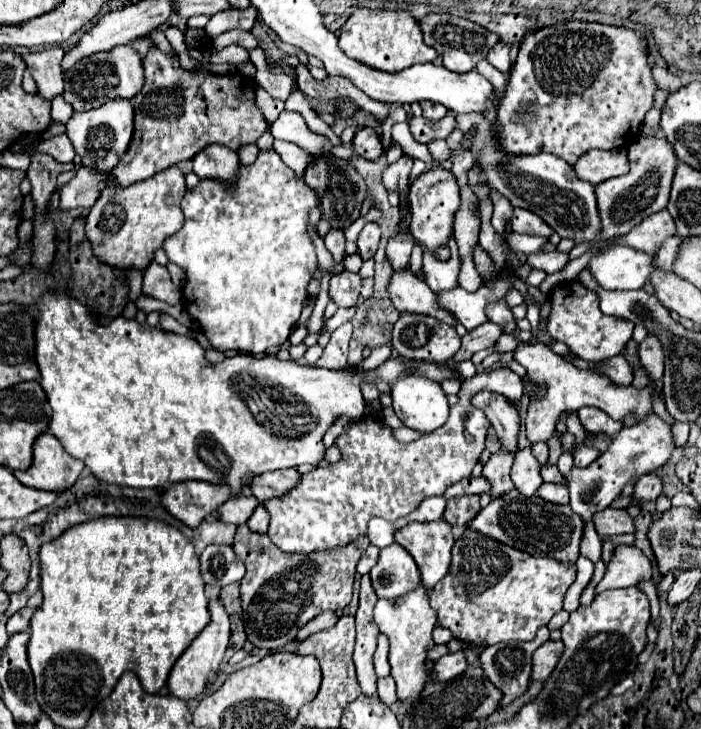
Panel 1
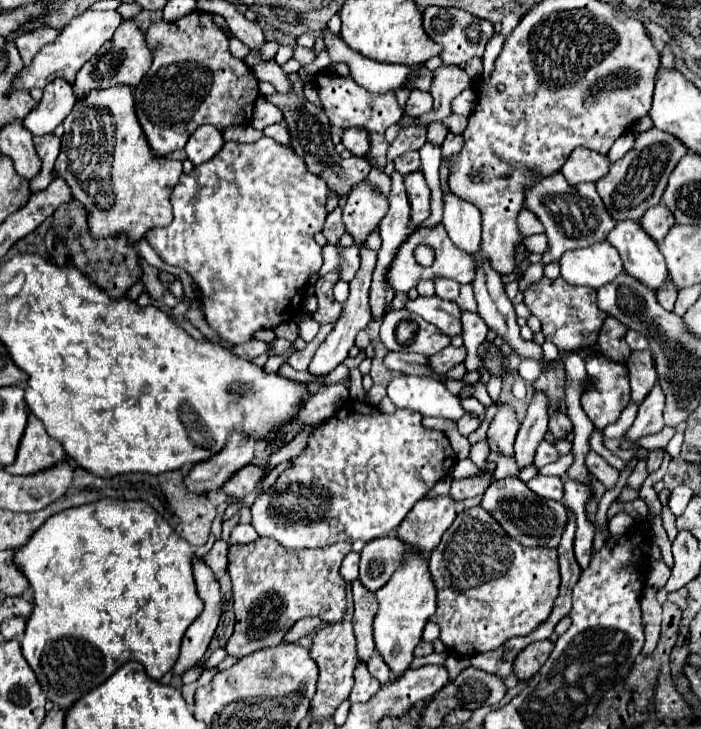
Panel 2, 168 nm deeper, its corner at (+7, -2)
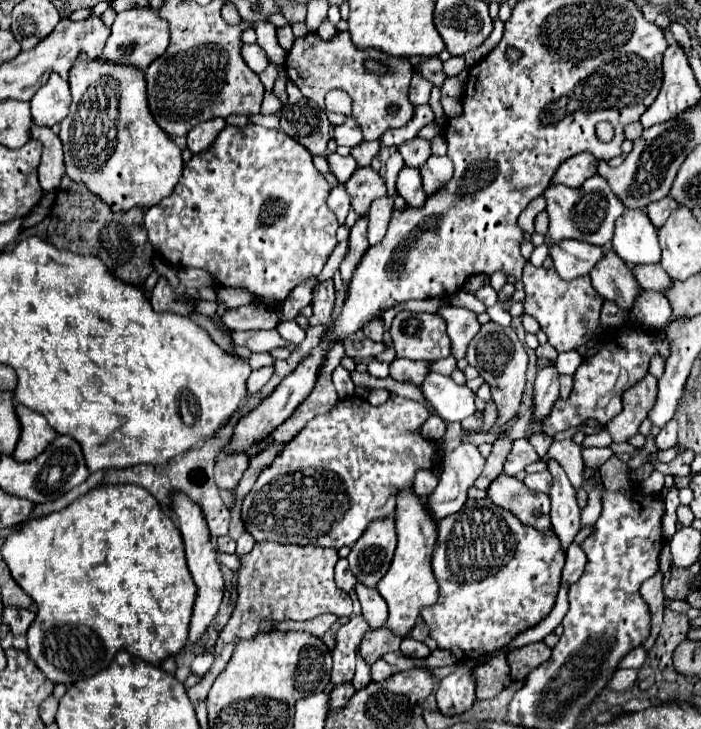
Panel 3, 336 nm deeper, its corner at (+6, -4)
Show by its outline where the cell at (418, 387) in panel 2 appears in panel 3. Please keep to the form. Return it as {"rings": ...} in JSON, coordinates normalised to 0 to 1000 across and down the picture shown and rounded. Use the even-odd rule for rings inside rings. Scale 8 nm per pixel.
{"rings":[[[611,512],[596,534],[636,580],[662,578],[679,564],[676,539],[665,528],[650,528],[642,517]]]}

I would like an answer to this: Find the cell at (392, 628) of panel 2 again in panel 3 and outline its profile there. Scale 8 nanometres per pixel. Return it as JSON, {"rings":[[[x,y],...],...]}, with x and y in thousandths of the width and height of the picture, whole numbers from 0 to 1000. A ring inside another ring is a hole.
{"rings":[[[573,674],[573,679],[568,679],[568,695],[565,695],[562,712],[565,712],[565,728],[568,728],[568,750],[565,750],[556,781],[548,789],[548,794],[536,802],[536,811],[553,827],[556,841],[553,841],[551,860],[556,860],[562,871],[576,877],[591,863],[599,846],[599,838],[605,833],[619,830],[625,822],[625,802],[613,781],[616,753],[622,748],[622,717],[619,712],[613,712],[605,684],[599,684],[591,674]]]}

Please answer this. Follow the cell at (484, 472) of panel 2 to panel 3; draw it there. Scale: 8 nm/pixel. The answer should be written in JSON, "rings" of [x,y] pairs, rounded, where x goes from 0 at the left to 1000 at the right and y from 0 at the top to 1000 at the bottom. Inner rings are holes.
{"rings":[[[710,602],[710,605],[705,608],[702,621],[699,621],[699,627],[693,630],[690,646],[688,646],[688,652],[679,657],[676,668],[690,671],[690,674],[696,671],[696,665],[716,649],[716,638],[719,638],[719,632],[722,632],[722,624],[725,624],[728,613],[730,613],[730,605],[728,605],[728,602]]]}

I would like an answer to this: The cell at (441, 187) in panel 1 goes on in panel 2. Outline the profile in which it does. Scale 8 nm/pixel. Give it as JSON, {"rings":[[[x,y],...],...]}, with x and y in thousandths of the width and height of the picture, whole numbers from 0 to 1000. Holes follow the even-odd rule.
{"rings":[[[601,235],[578,240],[575,251],[578,251],[578,259],[581,259],[583,278],[586,278],[586,303],[589,303],[589,309],[601,309],[615,295],[615,289],[612,289],[615,262],[612,262]]]}

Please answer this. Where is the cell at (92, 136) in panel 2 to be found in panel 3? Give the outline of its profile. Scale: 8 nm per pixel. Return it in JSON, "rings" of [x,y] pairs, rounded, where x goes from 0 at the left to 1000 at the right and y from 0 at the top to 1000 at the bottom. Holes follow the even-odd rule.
{"rings":[[[114,75],[106,95],[100,97],[100,122],[103,150],[97,160],[86,169],[94,243],[117,251],[128,265],[140,267],[160,289],[185,289],[188,284],[211,287],[243,270],[262,232],[260,207],[240,185],[234,185],[231,177],[223,174],[211,152],[205,100],[180,89],[123,84],[123,78]]]}

